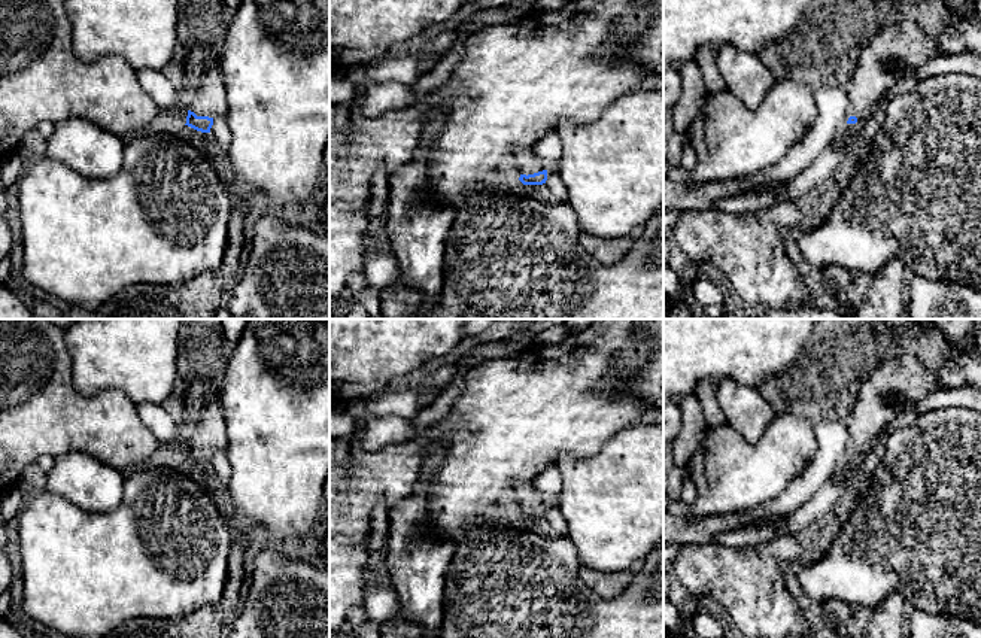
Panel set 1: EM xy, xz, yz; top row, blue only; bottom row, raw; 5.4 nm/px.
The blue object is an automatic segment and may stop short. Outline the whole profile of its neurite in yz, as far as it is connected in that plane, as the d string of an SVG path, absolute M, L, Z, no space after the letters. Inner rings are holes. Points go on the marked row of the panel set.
M915 21L884 27L859 54L856 70L845 86L850 100L847 124L869 118L902 76L921 67L933 55L933 37Z

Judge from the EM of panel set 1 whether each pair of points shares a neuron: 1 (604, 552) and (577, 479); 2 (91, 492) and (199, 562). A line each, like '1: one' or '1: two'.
1: one
2: two

